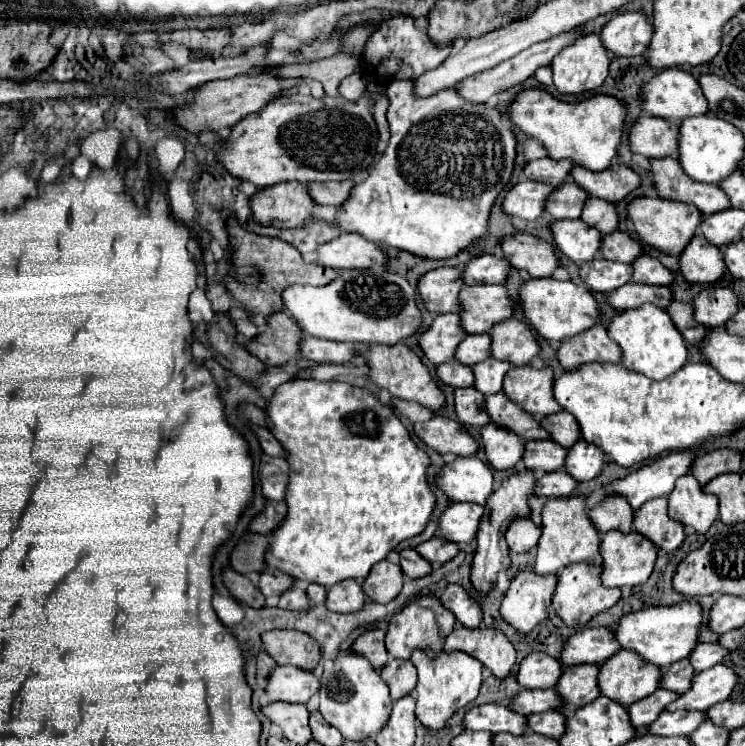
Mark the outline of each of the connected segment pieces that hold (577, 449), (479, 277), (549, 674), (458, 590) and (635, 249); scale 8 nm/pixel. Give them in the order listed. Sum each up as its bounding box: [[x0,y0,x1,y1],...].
[[564,439,606,481],[464,255,512,285],[518,653,562,689],[440,585,482,629],[602,231,644,263]]

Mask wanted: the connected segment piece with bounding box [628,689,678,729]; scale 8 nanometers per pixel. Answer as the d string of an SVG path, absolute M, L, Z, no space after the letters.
M656 689L652 695L648 695L648 697L640 699L640 701L636 701L636 703L632 703L628 707L632 725L636 729L648 727L652 721L656 721L656 717L666 709L668 703L676 701L676 697L678 697L676 693L670 693L666 689Z

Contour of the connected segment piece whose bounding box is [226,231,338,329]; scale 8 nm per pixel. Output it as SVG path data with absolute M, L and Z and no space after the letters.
M246 231L246 243L236 241L236 237L230 237L230 245L234 251L234 265L256 265L264 279L258 285L242 285L236 283L232 279L226 281L226 289L232 293L232 297L240 303L246 305L246 311L250 313L252 321L264 329L266 321L272 313L282 309L282 291L288 285L328 285L330 281L336 279L338 269L330 269L330 267L322 267L316 263L306 263L302 259L302 255L286 241L282 239L274 239L274 237L264 237L264 235L256 235Z

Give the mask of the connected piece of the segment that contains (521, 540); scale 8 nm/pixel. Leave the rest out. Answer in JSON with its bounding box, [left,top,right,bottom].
[506,519,542,553]

